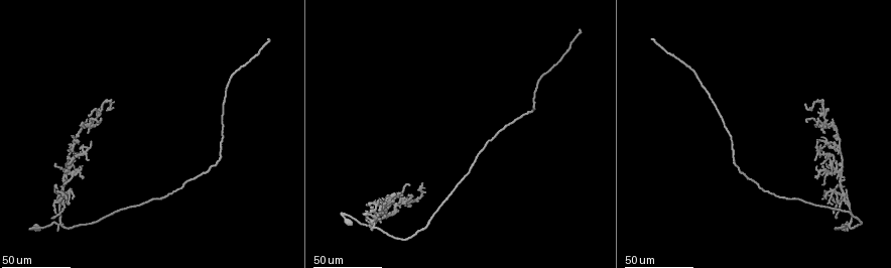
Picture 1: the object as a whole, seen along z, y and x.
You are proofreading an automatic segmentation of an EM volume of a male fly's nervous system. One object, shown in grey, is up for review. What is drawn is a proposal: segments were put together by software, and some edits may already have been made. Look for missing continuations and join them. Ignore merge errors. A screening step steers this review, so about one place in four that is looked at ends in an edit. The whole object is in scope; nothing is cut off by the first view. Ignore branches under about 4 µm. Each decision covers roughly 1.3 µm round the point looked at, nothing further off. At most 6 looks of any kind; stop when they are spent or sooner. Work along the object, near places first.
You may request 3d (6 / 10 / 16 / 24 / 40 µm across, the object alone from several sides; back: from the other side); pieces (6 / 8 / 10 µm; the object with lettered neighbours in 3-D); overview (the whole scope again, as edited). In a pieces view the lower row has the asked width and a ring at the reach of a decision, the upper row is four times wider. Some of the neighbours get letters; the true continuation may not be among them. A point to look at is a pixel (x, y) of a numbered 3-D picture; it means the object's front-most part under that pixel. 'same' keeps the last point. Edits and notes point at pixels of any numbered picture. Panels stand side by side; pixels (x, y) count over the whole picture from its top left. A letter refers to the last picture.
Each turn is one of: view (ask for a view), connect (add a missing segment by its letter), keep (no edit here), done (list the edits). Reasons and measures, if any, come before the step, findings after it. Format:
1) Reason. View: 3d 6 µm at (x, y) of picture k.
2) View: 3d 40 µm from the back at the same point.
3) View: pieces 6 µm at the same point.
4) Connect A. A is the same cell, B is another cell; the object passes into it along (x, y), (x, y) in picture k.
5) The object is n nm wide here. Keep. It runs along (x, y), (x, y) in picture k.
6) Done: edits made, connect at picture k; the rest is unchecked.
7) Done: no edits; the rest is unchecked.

View: 3d 40 µm at (76, 143) of picture 1.

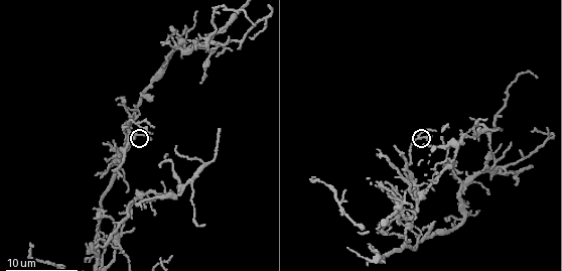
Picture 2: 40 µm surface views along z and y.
See the neighbours. View: pieces 10 µm at (428, 136) of picture 2.

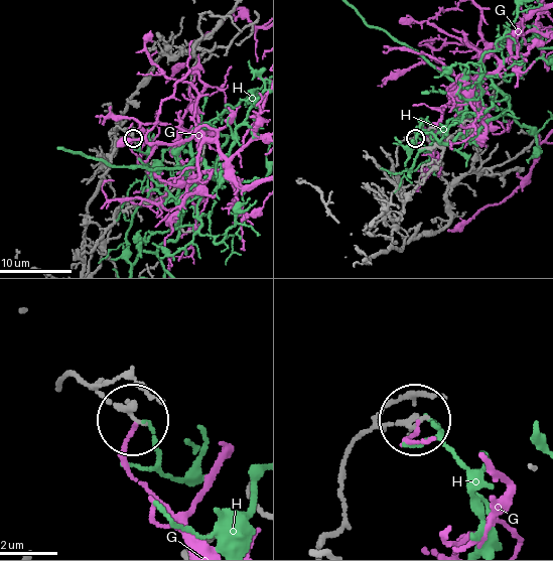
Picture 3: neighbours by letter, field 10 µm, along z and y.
Keep. G and H are other cells; it runs along (57, 388), (65, 376), (80, 379), (135, 417) in picture 3; no lettered segment goes on from it.

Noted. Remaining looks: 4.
An open end. View: 3d 24 µm at (99, 118) of picture 1.

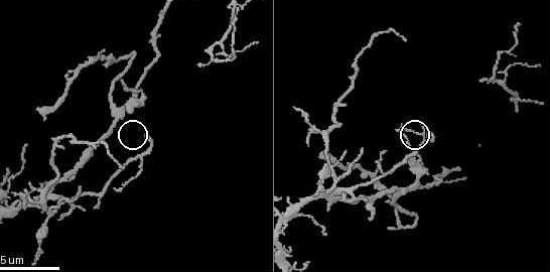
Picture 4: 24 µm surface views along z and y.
What lies round it. View: pieces 10 µm at (148, 134) of picture 4.

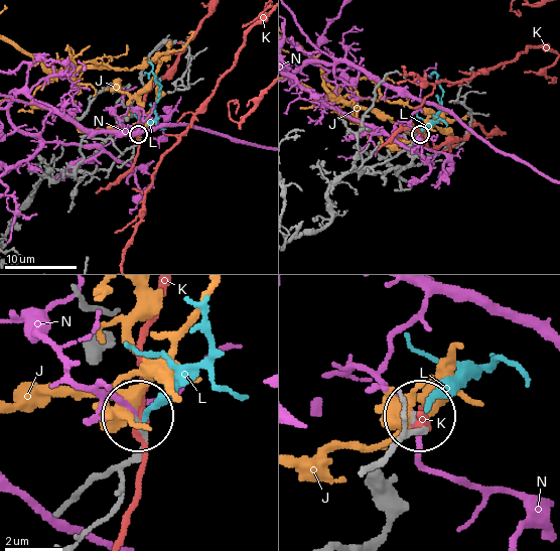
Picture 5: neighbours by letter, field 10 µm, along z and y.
Connect L. L is the same cell, J, K and N are other cells; the neuron continues.

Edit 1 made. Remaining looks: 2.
Free end. View: 3d 24 µm at (269, 39) of picture 1.

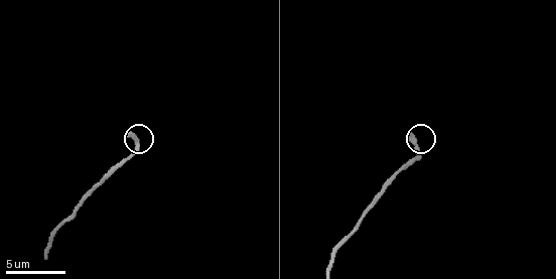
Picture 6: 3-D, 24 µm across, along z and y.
See the neighbours. View: pieces 10 µm at (128, 132) of picture 6.

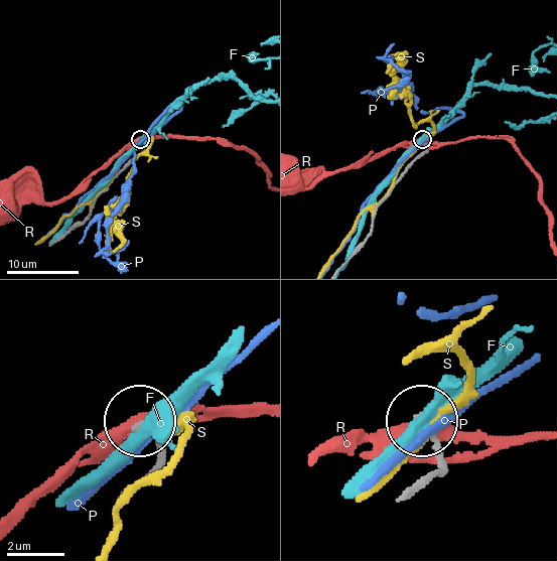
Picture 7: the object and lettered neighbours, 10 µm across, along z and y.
The object is 300 nm wide here. Keep. F, P, R and S are other cells; it runs along (412, 489), (440, 465), (421, 419) in picture 7; no lettered segment goes on from it.

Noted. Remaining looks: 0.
Done: edits made, connect at picture 5; the rest is unchecked.

